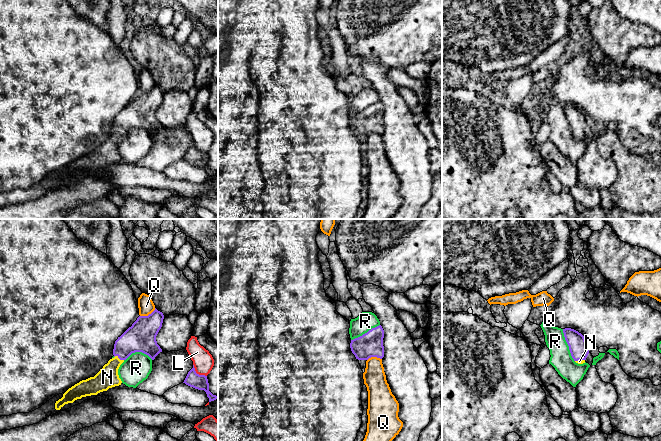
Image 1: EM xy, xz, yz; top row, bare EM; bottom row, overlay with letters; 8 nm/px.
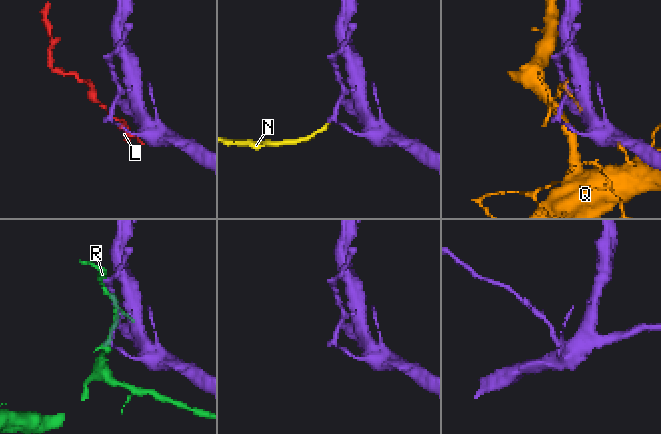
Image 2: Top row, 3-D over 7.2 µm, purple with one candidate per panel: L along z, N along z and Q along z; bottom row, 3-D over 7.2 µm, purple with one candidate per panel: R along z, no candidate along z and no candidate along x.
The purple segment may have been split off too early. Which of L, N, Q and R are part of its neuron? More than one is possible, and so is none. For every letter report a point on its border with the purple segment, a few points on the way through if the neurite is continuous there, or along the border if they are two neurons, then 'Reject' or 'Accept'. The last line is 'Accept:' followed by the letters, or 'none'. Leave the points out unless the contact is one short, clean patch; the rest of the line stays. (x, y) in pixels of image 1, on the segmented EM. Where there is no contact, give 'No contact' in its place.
L: Touches purple at xy (196, 373). Reject
N: Touches purple at xy (119, 358). Path across: xy (141, 337), (119, 358), (113, 364), (107, 377). Accept
Q: Touches purple at xy (148, 315). Reject
R: Touches purple at yz (568, 345). Reject
Accept: N

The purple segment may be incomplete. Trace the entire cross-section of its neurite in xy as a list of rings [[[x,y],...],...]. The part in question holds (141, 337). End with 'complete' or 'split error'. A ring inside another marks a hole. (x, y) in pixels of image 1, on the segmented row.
[[[156,308],[148,316],[139,316],[132,326],[115,341],[114,357],[94,377],[82,380],[69,388],[63,397],[56,401],[55,409],[60,410],[65,404],[73,403],[77,399],[97,395],[121,385],[118,369],[132,353],[142,352],[154,360],[162,352],[157,344],[156,336],[162,327],[163,319],[163,313]]]; split error

